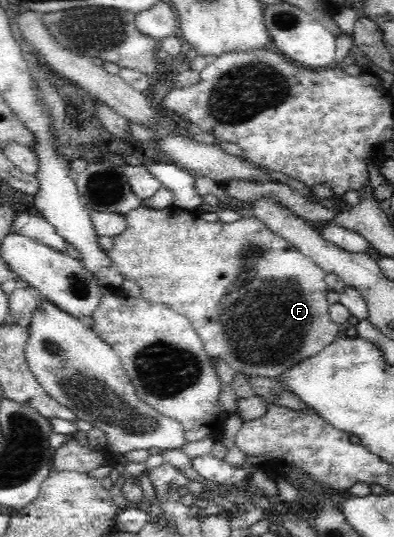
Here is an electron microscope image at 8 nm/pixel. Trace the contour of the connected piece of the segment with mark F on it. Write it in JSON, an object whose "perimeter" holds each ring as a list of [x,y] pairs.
{"perimeter":[[[172,204],[162,210],[146,208],[140,205],[124,215],[126,228],[122,234],[113,238],[113,247],[107,252],[110,263],[122,277],[134,281],[140,287],[141,298],[147,302],[165,303],[178,314],[185,315],[193,324],[194,331],[201,339],[206,353],[210,358],[219,356],[225,360],[236,372],[242,372],[247,376],[268,377],[274,380],[281,380],[284,374],[301,362],[308,361],[309,358],[316,357],[318,353],[326,349],[326,346],[335,342],[338,337],[340,327],[334,323],[329,316],[327,295],[330,292],[326,285],[327,274],[319,268],[313,260],[302,255],[300,251],[287,240],[276,236],[270,232],[259,220],[253,217],[241,217],[235,222],[222,224],[222,221],[208,222],[200,218],[195,212],[187,211]]]}

